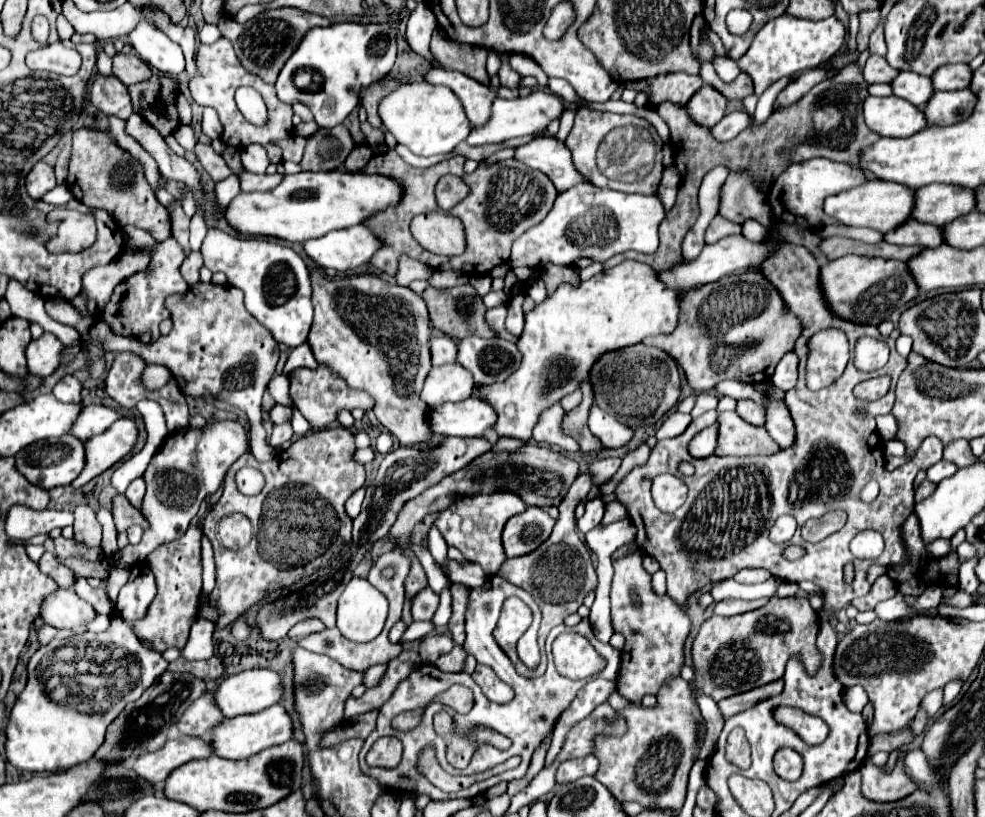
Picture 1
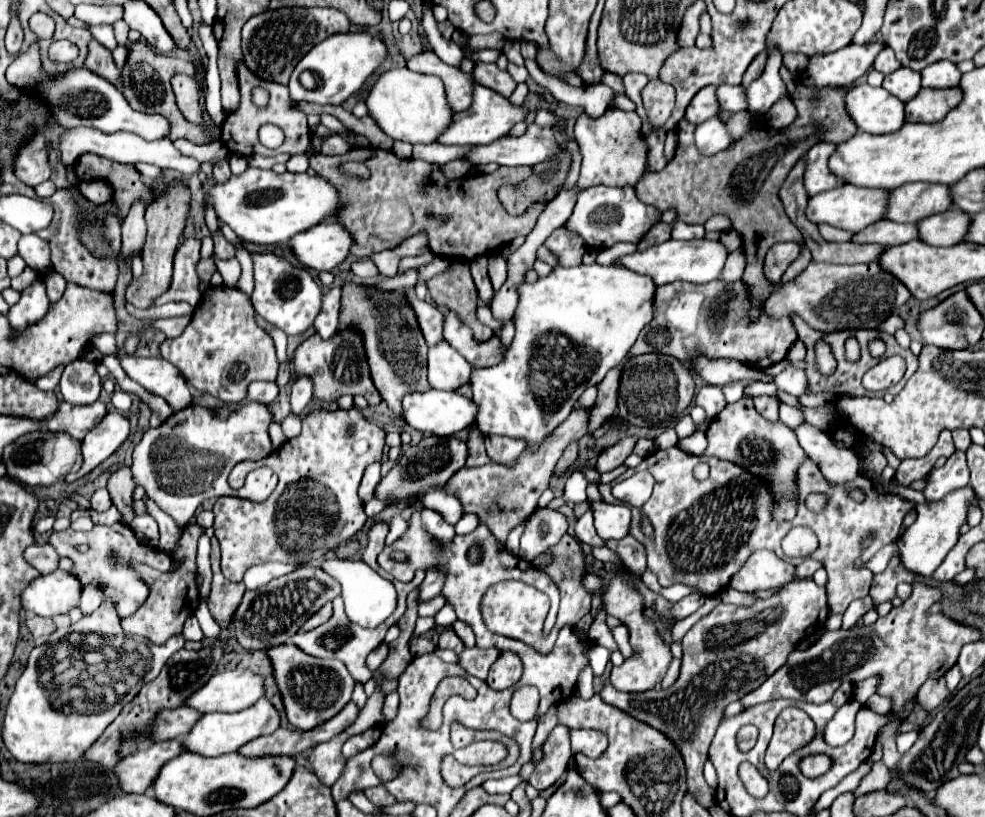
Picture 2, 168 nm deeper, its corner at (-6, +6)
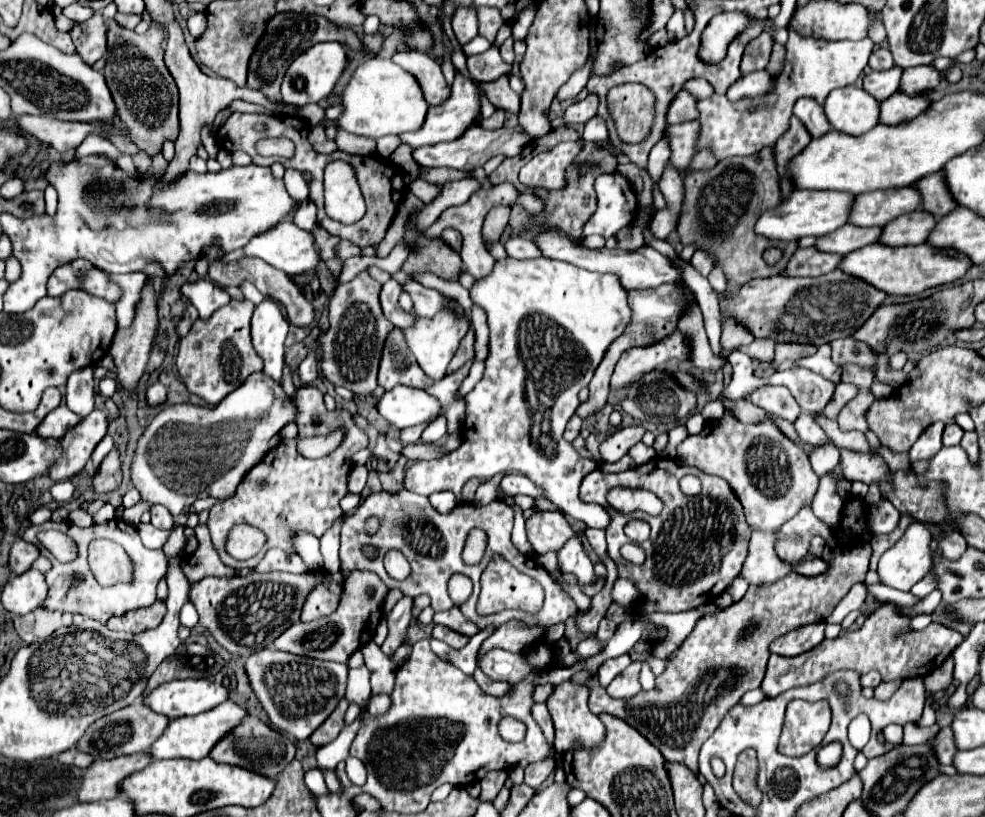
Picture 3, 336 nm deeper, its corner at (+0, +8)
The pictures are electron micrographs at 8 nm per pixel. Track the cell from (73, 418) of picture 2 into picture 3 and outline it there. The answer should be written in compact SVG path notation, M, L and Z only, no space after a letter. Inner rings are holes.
M60 405L58 409L50 411L48 417L44 417L44 421L36 427L36 435L42 437L42 439L48 439L48 437L62 437L62 433L66 433L66 429L74 427L76 423L80 421L80 417L76 413L70 413L70 409L66 405Z

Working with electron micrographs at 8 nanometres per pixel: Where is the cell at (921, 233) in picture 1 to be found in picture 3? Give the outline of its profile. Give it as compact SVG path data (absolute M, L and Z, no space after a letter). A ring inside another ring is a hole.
M842 225L836 231L818 237L816 239L816 249L818 251L826 251L826 253L838 253L838 255L846 255L852 253L860 247L866 247L870 243L878 241L880 235L880 227L854 227L854 225Z

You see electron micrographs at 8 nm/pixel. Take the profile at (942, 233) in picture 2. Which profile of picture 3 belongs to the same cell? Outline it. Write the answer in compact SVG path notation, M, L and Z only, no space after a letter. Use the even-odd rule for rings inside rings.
M906 213L882 227L878 243L888 247L926 243L926 237L930 235L930 229L934 229L934 223L936 219L930 217L930 213Z

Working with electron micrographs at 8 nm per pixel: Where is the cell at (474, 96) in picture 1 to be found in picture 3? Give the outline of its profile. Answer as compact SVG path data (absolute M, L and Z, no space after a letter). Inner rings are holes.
M404 51L396 53L392 61L416 77L428 105L438 105L450 95L450 87L444 81L440 65L430 55L418 51Z

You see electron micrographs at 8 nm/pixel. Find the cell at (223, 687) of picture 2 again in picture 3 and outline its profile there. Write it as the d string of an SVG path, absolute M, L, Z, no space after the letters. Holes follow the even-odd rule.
M174 679L160 683L144 697L144 705L168 719L198 715L228 699L228 689L208 679Z

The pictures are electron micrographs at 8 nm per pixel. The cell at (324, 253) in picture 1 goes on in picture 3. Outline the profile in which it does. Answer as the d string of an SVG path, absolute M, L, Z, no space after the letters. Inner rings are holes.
M284 219L284 221L276 223L274 229L268 229L264 233L252 237L246 247L242 247L242 249L238 249L234 253L222 255L220 261L230 263L230 261L238 261L242 257L258 257L258 259L264 259L266 263L270 263L272 267L284 271L290 277L300 275L300 273L304 273L308 269L314 269L318 265L318 261L320 261L320 257L318 257L318 253L314 249L314 237L312 237L312 233L296 227L290 219Z

